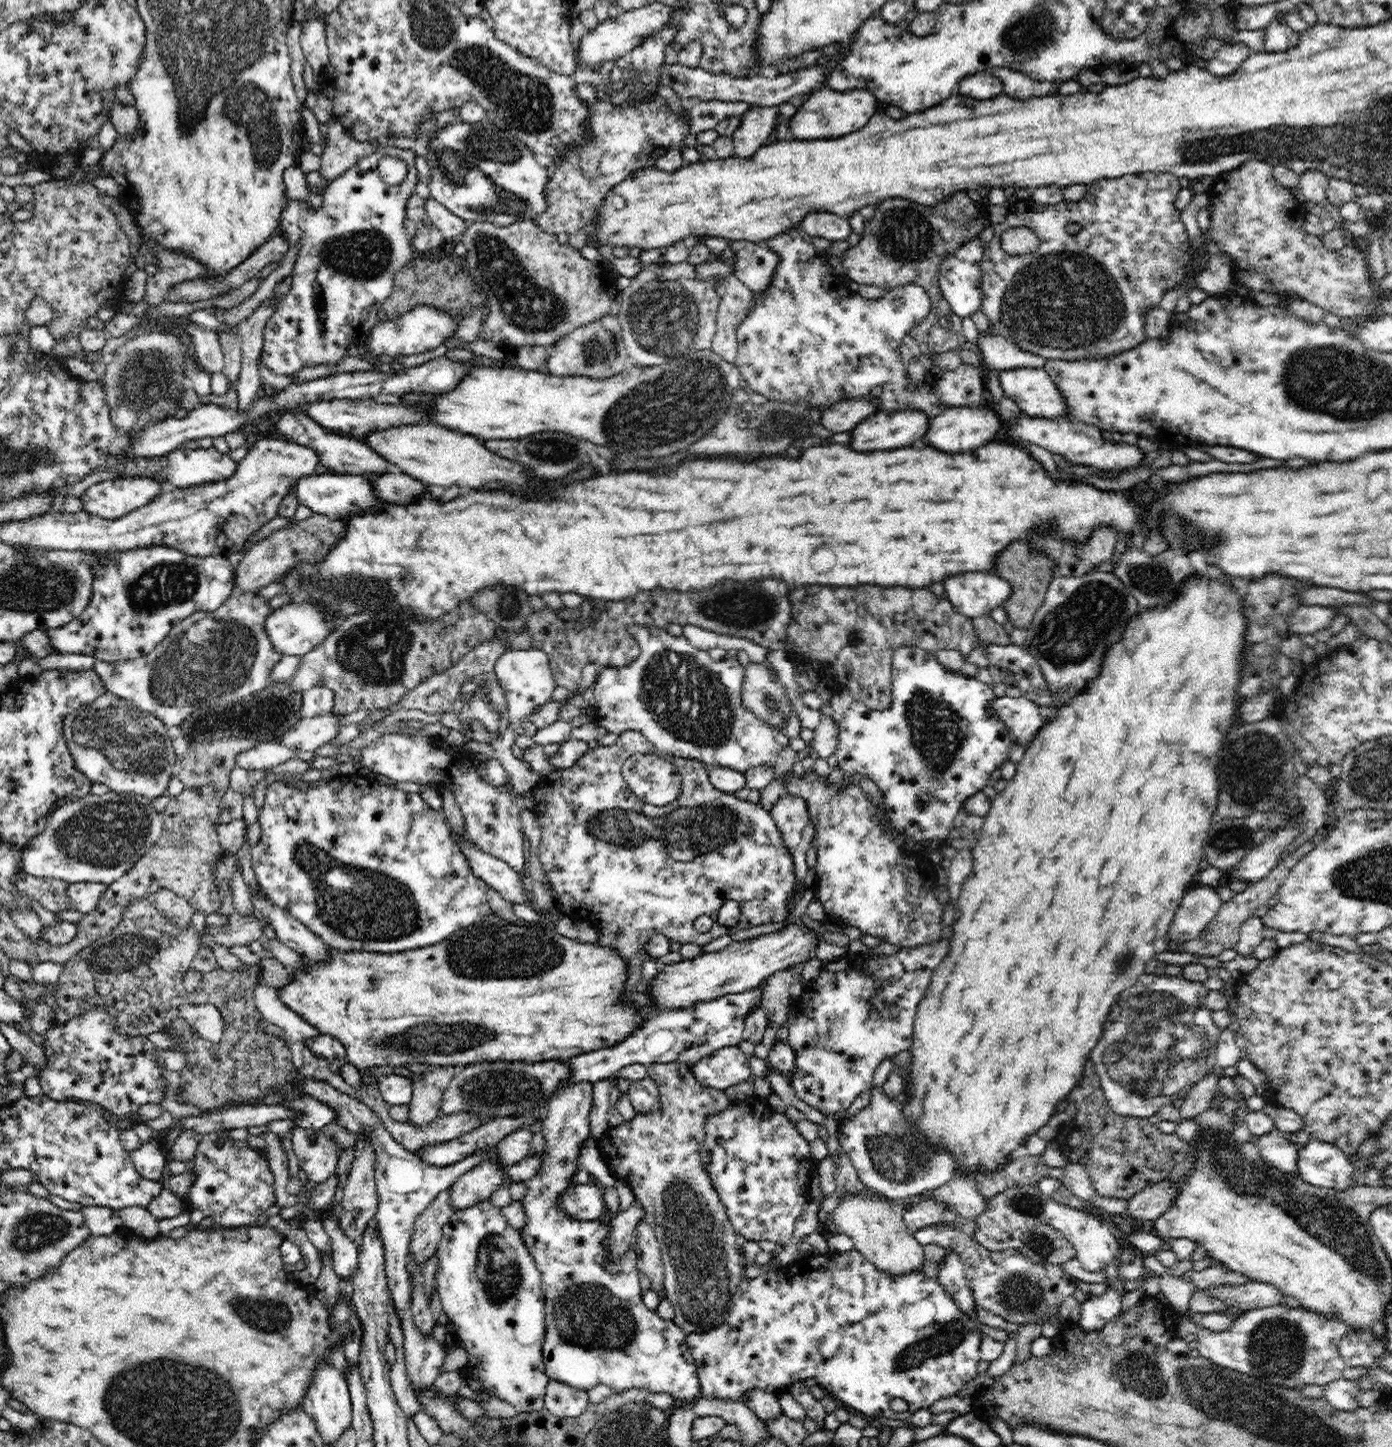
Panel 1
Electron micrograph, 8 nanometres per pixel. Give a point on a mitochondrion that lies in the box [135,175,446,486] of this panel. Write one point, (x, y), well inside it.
(361, 253)

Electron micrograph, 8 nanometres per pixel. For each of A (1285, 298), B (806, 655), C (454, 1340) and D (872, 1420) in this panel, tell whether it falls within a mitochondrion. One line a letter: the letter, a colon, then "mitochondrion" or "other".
A: other
B: other
C: other
D: other

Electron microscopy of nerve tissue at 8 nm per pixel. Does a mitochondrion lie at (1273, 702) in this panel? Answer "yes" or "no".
no

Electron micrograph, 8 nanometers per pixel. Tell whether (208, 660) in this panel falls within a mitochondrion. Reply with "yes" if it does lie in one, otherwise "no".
yes

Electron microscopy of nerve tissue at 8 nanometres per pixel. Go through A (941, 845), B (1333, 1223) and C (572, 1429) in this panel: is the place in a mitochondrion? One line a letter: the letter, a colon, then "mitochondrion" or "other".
A: other
B: mitochondrion
C: other

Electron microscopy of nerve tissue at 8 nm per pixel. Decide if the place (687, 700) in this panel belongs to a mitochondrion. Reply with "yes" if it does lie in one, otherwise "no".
yes

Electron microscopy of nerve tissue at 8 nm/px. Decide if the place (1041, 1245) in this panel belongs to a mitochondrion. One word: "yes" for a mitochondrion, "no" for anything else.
yes

